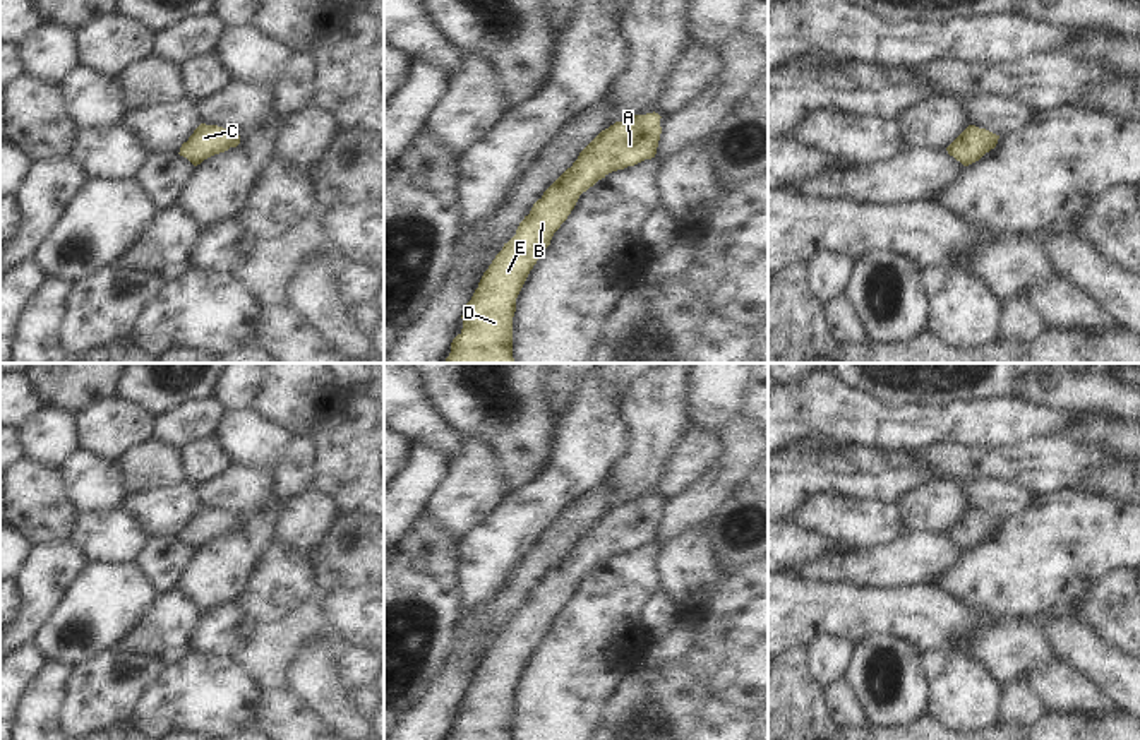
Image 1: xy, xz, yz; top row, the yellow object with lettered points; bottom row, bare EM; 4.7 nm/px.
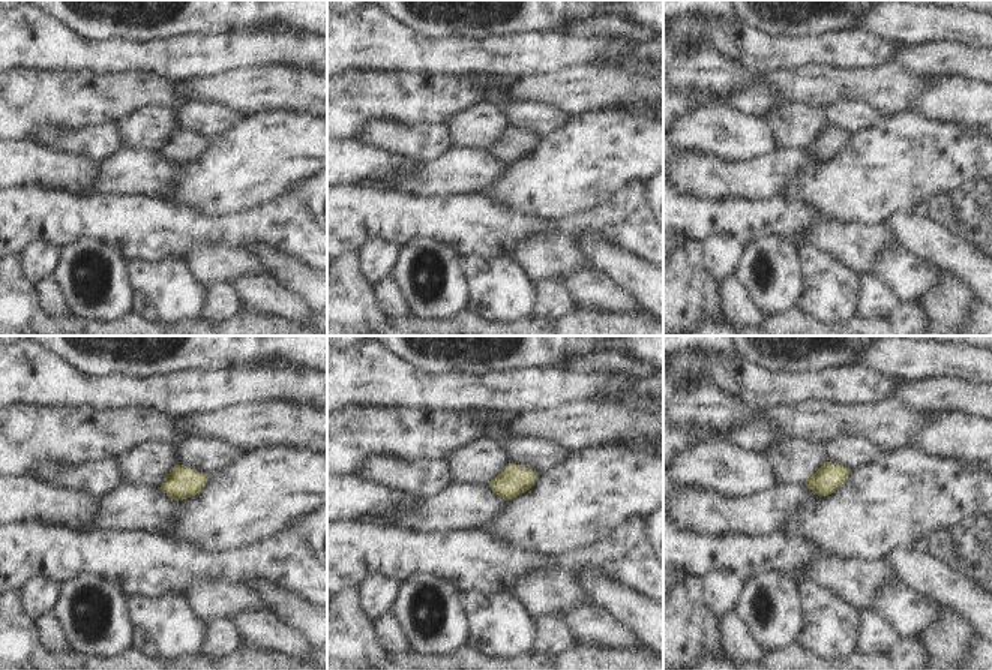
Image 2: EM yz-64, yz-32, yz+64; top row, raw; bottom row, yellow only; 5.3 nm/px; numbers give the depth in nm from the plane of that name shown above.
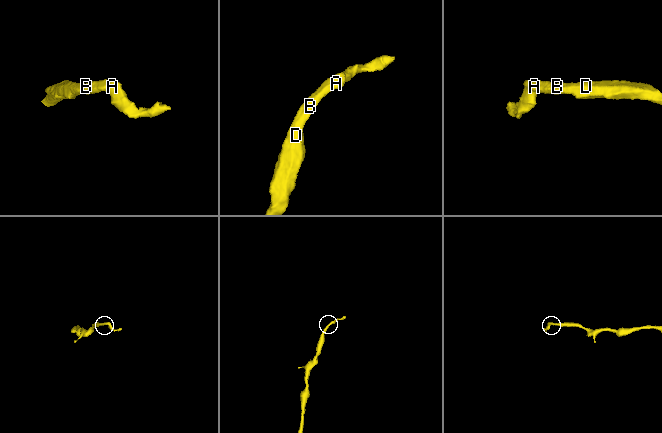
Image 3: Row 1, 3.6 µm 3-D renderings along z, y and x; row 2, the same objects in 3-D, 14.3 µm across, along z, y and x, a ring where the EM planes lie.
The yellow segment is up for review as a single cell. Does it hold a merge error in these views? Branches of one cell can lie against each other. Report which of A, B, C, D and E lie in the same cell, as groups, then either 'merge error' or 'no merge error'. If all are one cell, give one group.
A B C D E | no merge error

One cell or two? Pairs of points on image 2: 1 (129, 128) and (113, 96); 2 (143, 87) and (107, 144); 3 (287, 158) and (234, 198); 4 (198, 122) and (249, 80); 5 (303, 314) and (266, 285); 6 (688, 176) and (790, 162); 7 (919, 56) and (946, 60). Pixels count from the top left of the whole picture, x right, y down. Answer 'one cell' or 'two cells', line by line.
1: two cells
2: two cells
3: one cell
4: two cells
5: one cell
6: one cell
7: one cell

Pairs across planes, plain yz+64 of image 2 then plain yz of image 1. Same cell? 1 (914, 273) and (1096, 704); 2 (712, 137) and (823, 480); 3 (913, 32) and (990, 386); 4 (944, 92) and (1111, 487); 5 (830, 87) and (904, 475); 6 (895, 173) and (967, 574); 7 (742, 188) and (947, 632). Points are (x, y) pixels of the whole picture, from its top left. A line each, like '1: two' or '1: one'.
1: one
2: two
3: two
4: one
5: two
6: one
7: two

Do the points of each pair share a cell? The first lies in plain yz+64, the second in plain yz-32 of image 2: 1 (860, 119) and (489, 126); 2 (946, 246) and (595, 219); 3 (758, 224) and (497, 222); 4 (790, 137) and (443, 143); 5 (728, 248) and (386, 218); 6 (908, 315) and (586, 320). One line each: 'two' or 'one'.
1: two
2: two
3: one
4: two
5: two
6: one

